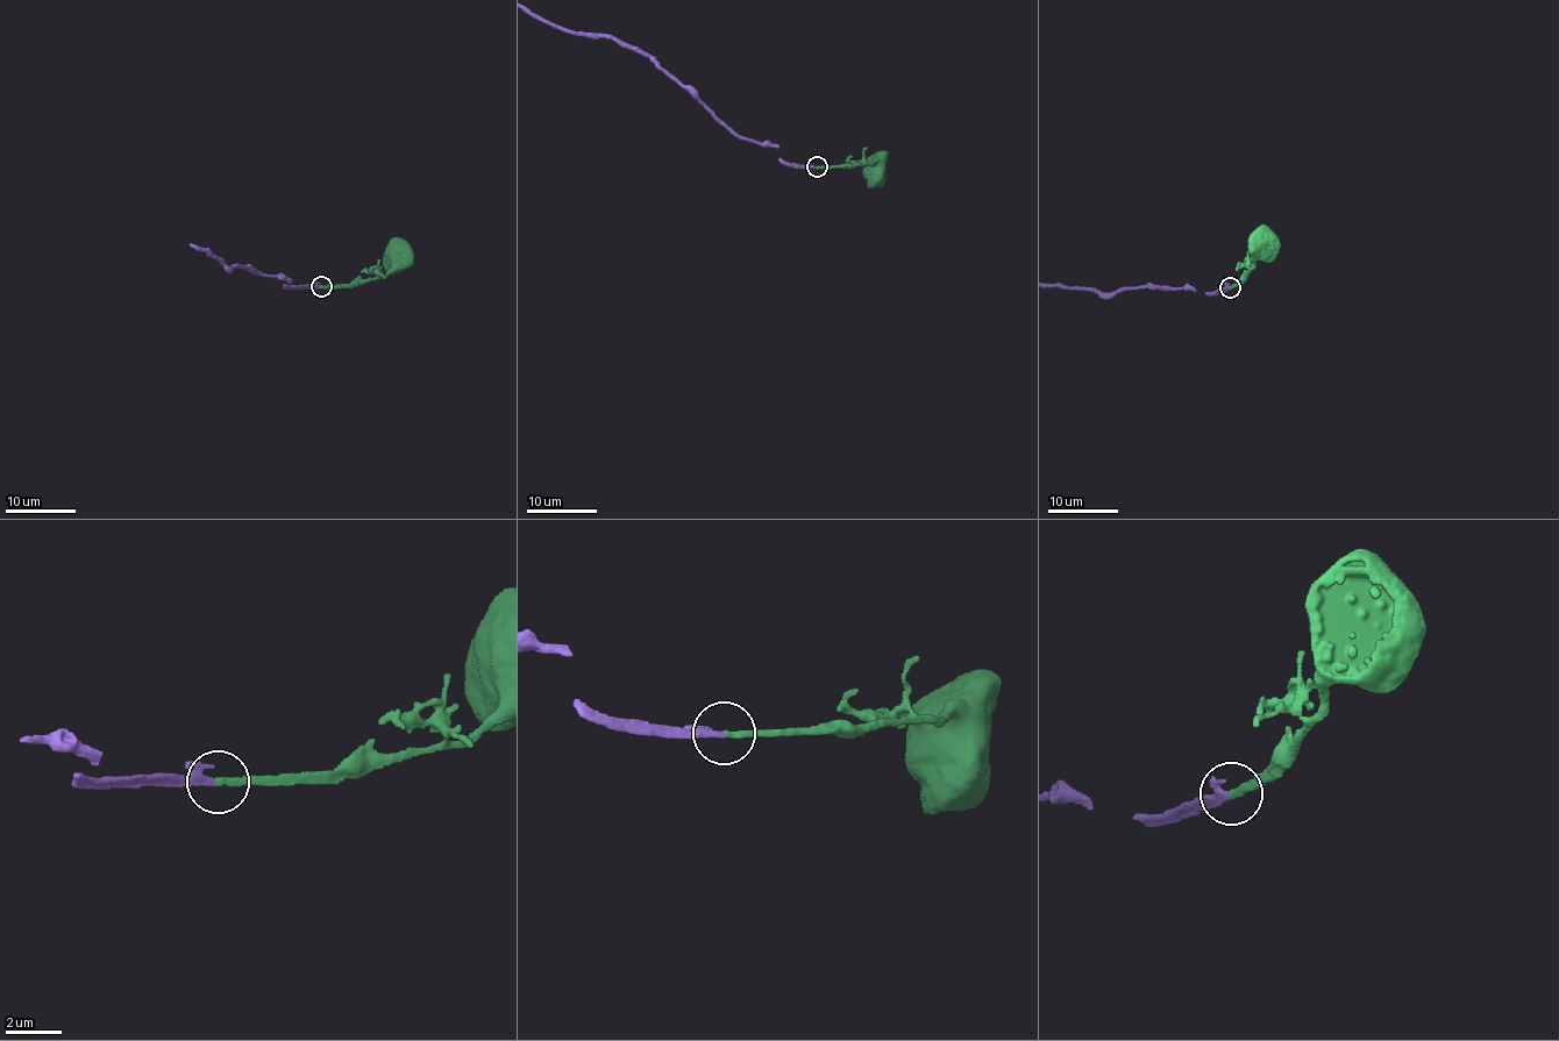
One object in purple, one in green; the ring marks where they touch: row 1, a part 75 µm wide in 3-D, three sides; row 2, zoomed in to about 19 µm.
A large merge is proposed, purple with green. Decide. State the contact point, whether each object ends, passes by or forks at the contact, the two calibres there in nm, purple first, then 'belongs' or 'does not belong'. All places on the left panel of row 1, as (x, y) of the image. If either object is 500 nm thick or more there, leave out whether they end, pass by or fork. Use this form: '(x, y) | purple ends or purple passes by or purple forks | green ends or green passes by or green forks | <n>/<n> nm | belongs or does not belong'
(321, 286) | purple ends | green ends | 260/240 nm | belongs

